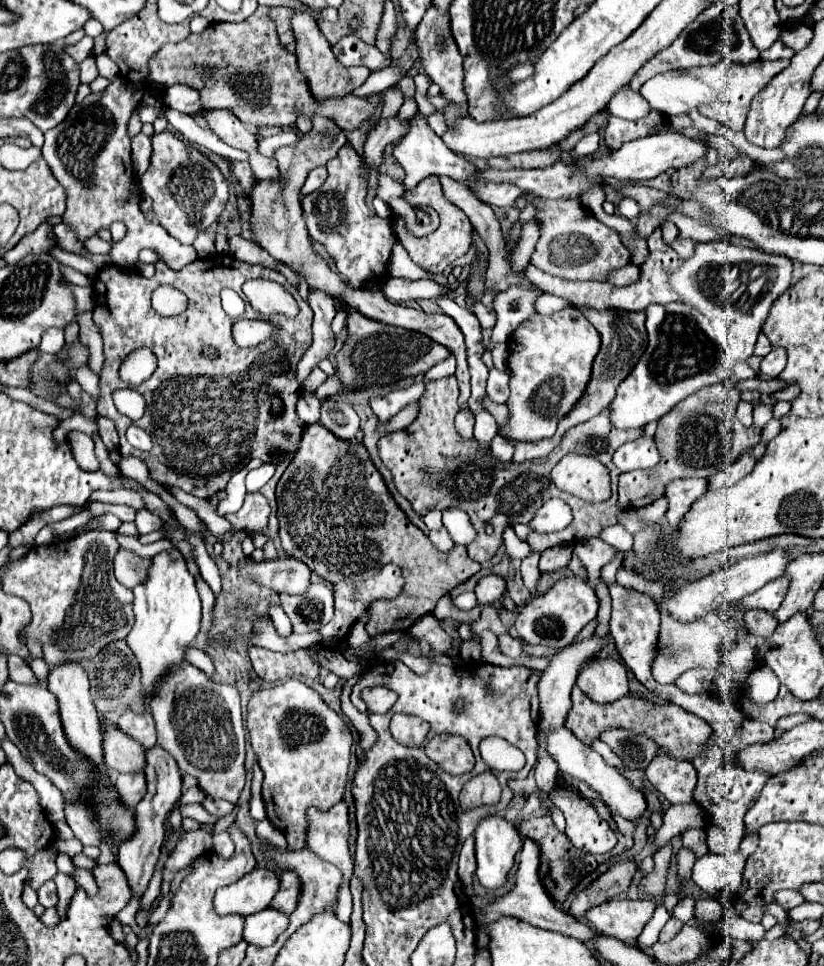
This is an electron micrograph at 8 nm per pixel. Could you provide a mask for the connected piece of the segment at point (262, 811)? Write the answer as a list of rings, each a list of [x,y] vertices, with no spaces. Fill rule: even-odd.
[[[256,761],[253,766],[250,813],[252,817],[257,821],[262,821],[267,817],[265,804],[261,794],[263,778],[264,778],[263,772]]]

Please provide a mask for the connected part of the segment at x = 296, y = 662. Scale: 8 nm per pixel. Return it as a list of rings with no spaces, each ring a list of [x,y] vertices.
[[[250,647],[248,653],[254,671],[264,681],[278,681],[292,675],[304,675],[316,679],[320,675],[320,667],[302,649],[292,653],[274,653],[262,647]]]

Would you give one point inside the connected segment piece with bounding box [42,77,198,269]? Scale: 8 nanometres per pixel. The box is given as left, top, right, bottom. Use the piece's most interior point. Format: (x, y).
(89, 152)

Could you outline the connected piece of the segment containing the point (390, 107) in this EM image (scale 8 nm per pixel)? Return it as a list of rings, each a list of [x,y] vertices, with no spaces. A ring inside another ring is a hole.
[[[390,87],[388,91],[384,91],[384,107],[382,107],[382,115],[380,119],[390,119],[398,113],[398,109],[402,107],[402,93],[396,87]]]

